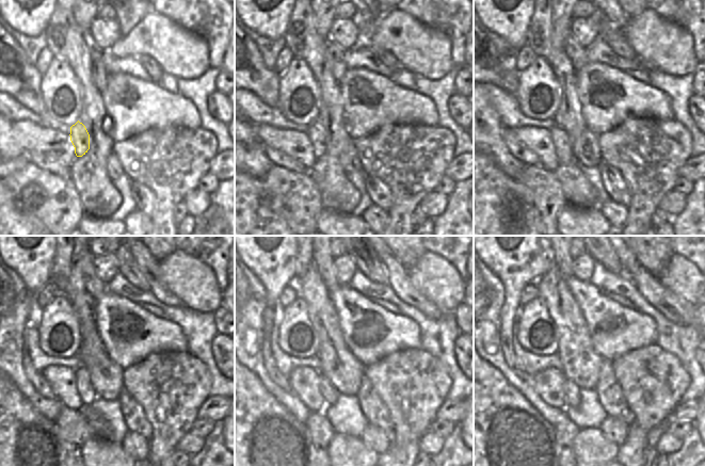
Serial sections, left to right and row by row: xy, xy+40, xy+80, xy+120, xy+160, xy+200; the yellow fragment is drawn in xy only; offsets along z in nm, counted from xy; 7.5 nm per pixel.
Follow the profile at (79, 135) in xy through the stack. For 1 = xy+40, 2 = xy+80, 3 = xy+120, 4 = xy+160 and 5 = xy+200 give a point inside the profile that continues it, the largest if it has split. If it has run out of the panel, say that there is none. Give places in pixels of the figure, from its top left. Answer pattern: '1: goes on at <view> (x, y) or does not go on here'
1: goes on at xy+40 (316, 132)
2: goes on at xy+80 (562, 145)
3: goes on at xy+120 (86, 392)
4: goes on at xy+160 (329, 392)
5: goes on at xy+200 (572, 392)

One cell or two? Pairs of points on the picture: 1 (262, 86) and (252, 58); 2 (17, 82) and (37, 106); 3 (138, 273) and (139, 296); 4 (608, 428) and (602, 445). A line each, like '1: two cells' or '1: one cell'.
1: one cell
2: one cell
3: two cells
4: two cells

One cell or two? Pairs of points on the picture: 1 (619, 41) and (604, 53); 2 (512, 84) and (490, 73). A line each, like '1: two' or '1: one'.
1: two
2: one

